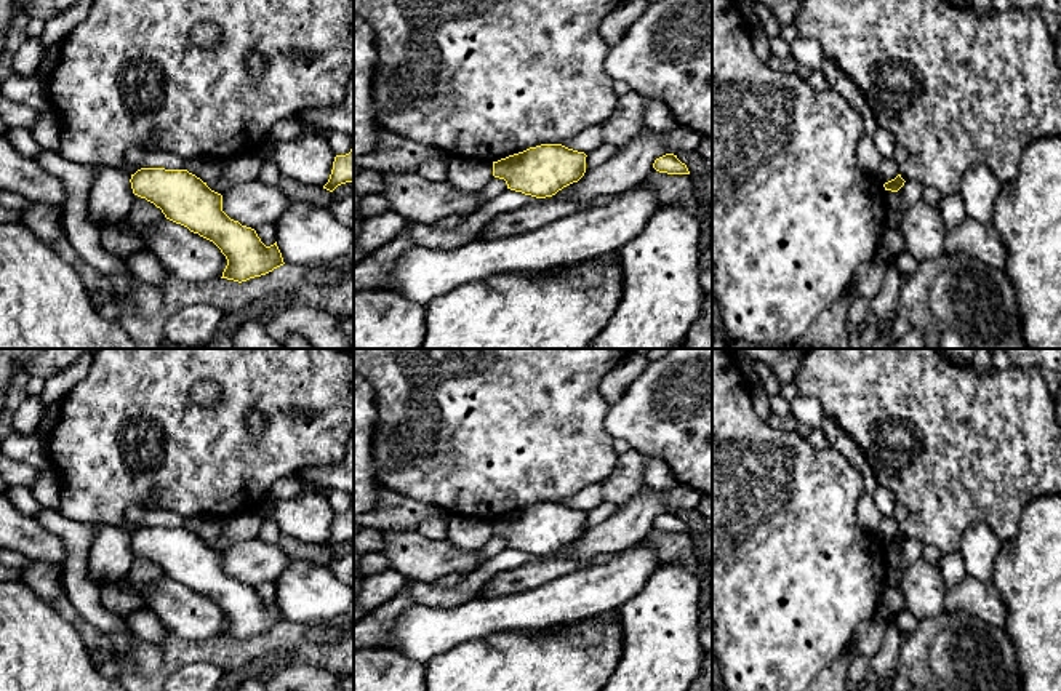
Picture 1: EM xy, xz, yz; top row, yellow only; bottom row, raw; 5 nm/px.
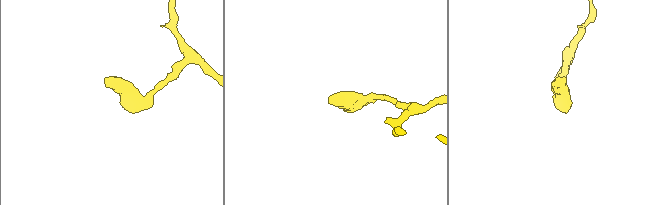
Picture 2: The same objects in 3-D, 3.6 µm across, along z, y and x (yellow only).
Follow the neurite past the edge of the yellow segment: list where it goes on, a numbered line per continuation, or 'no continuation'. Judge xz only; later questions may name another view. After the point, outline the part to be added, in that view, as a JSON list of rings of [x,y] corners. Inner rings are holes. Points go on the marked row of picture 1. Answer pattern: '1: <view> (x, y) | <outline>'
no continuation

